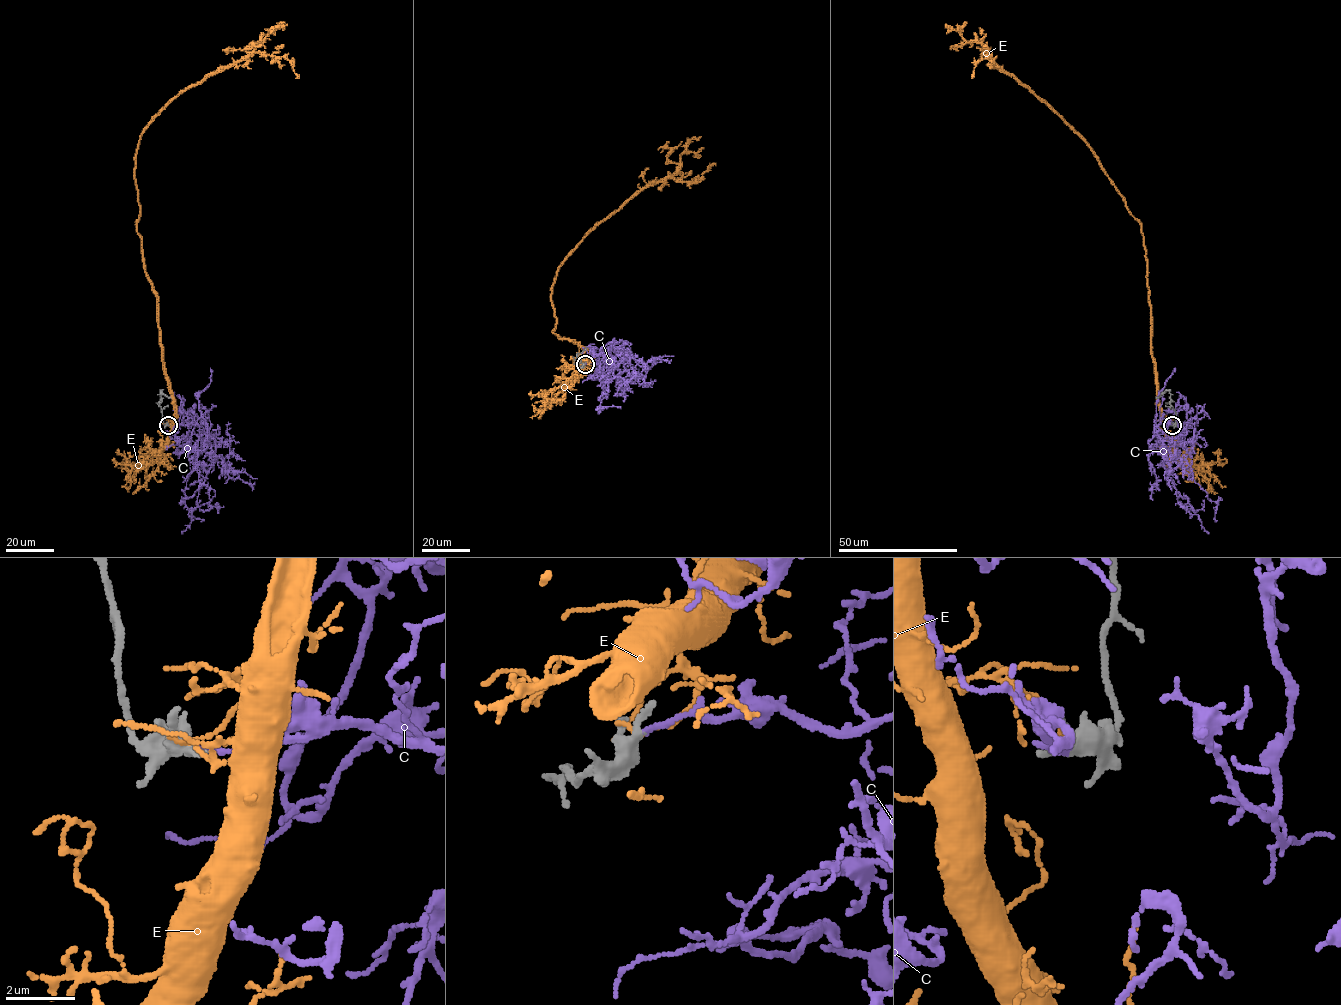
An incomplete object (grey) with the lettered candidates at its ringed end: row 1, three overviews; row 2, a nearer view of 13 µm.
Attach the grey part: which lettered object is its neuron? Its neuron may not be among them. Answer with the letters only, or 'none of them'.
C

